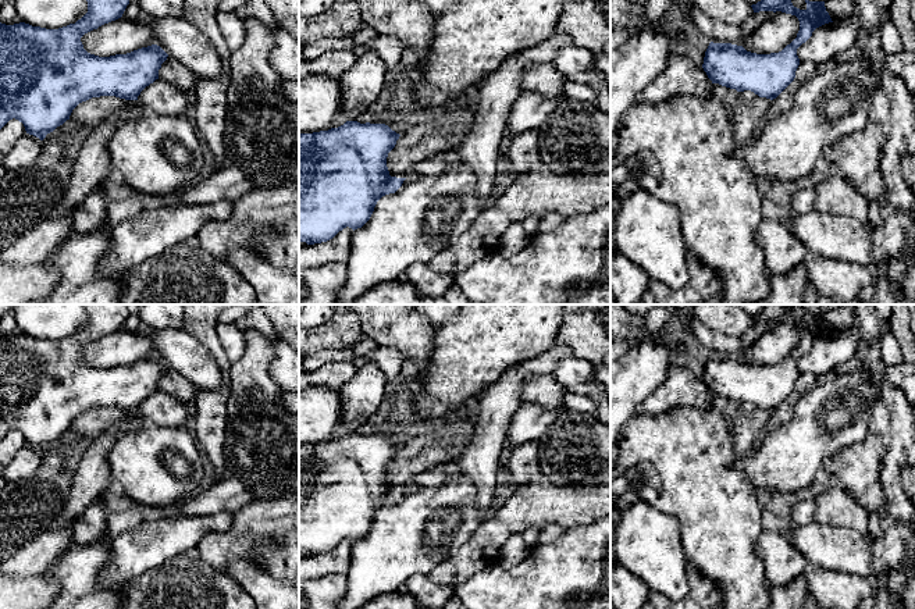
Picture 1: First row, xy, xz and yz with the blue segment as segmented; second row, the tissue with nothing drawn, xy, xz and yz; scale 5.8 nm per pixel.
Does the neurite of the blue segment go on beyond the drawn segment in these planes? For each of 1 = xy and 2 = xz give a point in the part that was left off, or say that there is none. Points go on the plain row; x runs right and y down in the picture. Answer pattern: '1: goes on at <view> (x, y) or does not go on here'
1: does not go on here
2: does not go on here

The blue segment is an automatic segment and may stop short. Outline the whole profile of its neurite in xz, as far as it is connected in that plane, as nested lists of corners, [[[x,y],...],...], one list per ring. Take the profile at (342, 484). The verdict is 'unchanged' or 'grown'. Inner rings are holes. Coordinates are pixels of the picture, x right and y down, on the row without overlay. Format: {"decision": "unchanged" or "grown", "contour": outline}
{"decision": "unchanged", "contour": [[[346,432],[338,439],[299,445],[299,552],[307,556],[332,551],[349,538],[362,539],[371,528],[377,513],[395,505],[406,489],[391,488],[388,464],[399,445],[385,435]]]}

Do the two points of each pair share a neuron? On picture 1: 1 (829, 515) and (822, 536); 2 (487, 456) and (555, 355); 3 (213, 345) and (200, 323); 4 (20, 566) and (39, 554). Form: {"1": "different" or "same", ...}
{"1": "different", "2": "same", "3": "same", "4": "same"}

